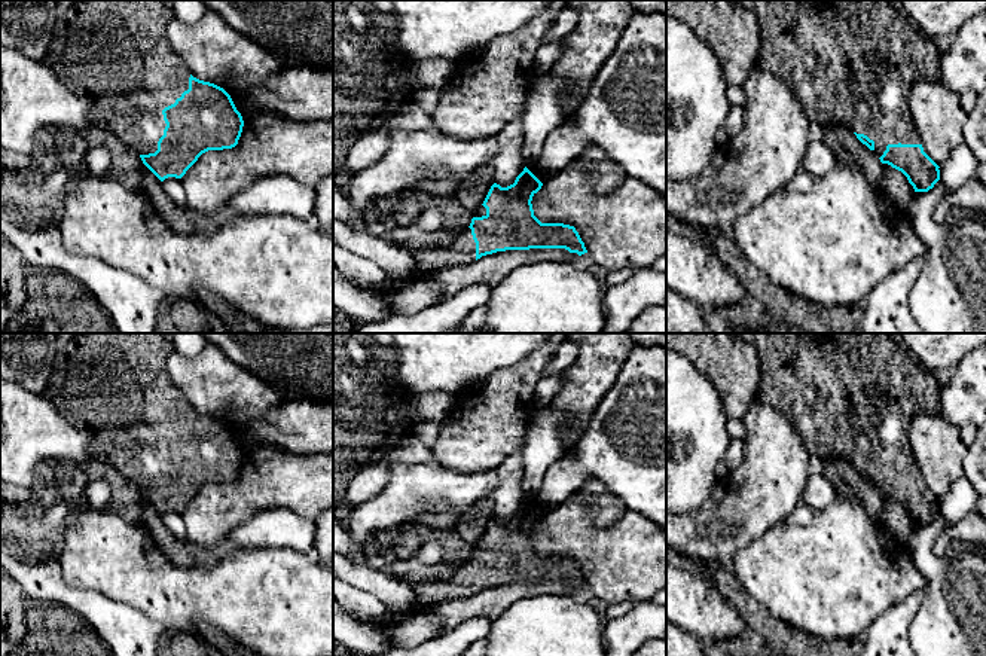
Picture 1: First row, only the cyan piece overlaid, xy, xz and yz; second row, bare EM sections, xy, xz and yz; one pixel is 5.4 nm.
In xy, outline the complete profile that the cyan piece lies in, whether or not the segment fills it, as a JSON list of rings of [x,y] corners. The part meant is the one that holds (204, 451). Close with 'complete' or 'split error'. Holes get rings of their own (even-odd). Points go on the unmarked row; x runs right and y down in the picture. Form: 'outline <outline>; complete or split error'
outline [[[77,333],[58,347],[46,388],[64,419],[91,434],[94,458],[135,482],[161,515],[168,510],[181,512],[208,483],[235,480],[244,460],[231,428],[214,417],[196,412],[174,385],[167,370],[167,358],[173,351],[174,345],[164,333]]]; split error

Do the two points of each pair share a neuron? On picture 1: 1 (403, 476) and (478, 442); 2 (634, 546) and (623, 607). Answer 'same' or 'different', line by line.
1: different
2: different

